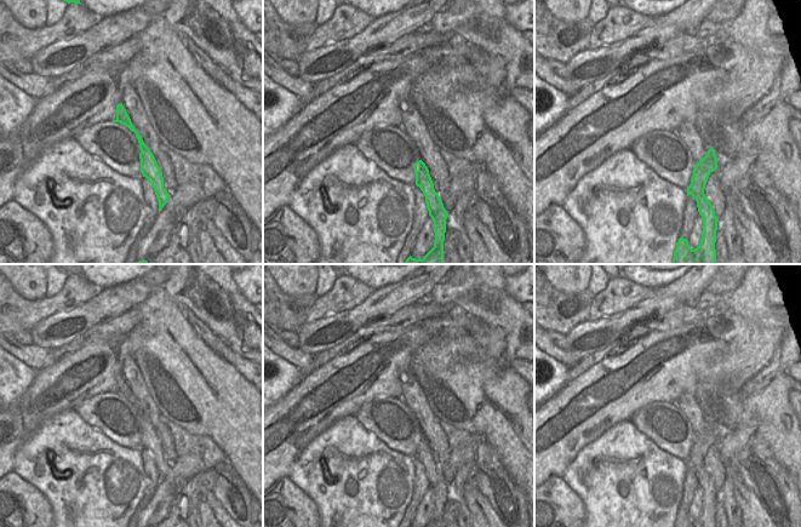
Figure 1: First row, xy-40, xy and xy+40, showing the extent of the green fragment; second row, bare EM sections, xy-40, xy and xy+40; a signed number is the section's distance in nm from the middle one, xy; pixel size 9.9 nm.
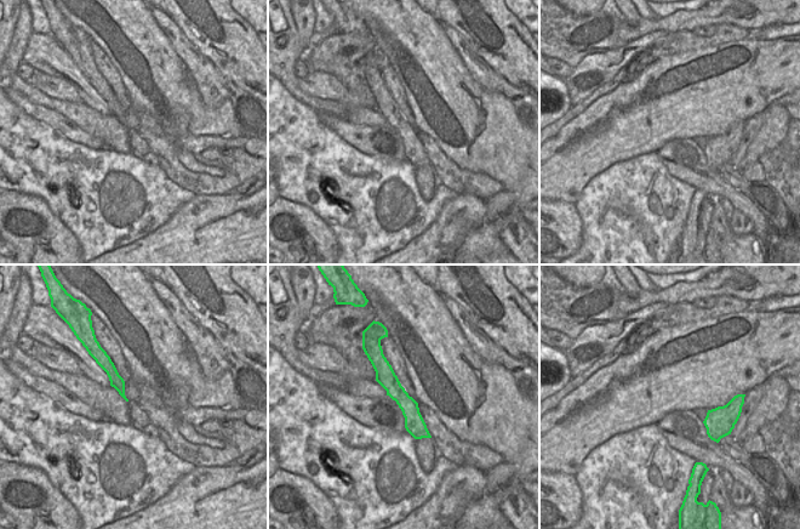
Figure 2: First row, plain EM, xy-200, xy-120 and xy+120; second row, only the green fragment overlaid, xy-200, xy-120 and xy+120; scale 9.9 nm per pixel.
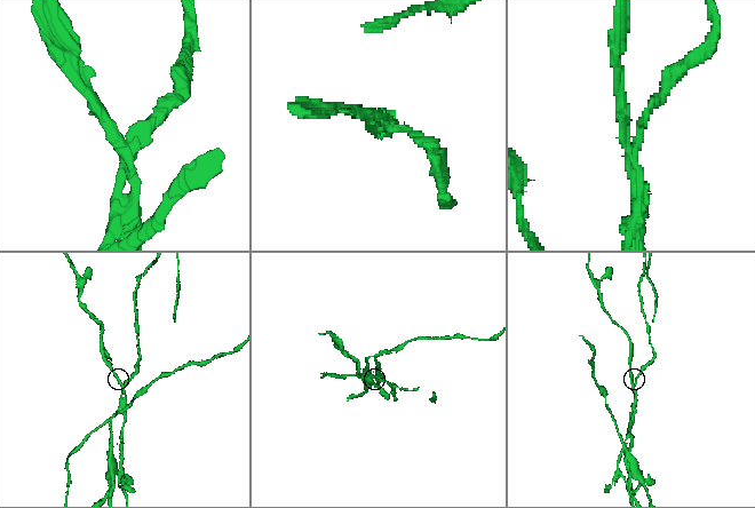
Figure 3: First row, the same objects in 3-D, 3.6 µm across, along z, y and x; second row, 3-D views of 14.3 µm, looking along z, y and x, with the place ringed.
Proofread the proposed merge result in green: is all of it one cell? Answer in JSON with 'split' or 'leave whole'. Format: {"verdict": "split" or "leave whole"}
{"verdict": "split"}

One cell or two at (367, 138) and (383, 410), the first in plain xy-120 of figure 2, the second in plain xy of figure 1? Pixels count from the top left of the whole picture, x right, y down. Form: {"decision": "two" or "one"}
{"decision": "one"}

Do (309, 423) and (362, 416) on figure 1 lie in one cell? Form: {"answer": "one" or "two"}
{"answer": "two"}

